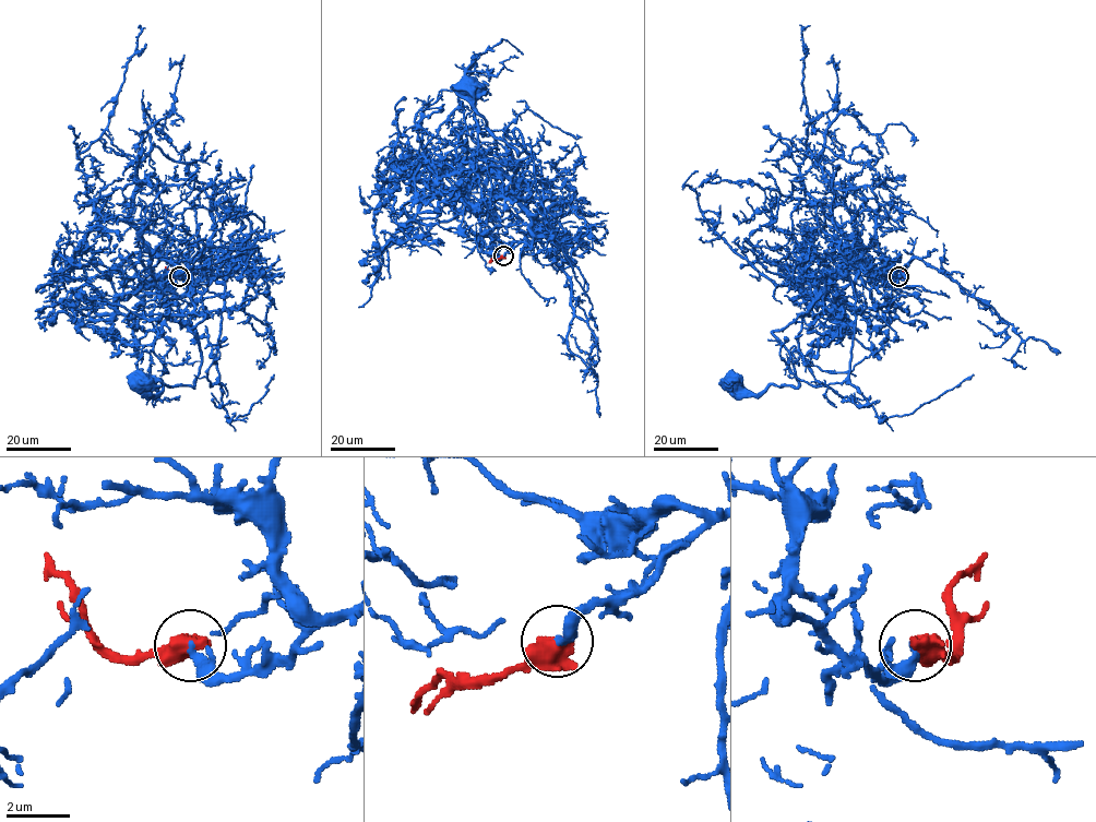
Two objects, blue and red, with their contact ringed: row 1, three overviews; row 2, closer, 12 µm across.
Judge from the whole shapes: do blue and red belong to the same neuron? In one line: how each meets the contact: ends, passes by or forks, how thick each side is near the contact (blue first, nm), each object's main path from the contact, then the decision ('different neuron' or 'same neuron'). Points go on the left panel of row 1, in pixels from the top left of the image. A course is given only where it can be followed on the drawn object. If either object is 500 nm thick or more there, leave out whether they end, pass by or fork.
280 nm thick on the blue side, 700 nm on the other; blue runs (179, 276), (209, 277), (198, 267), (190, 278), (205, 317), (191, 332), (194, 385), (145, 385); red runs (179, 276), (173, 276), (165, 266); same neuron

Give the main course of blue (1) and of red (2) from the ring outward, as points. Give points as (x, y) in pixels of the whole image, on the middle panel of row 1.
1: (503, 255), (532, 243), (513, 193), (528, 155), (516, 129), (519, 155), (498, 139), (468, 86)
2: (503, 255), (488, 262)

